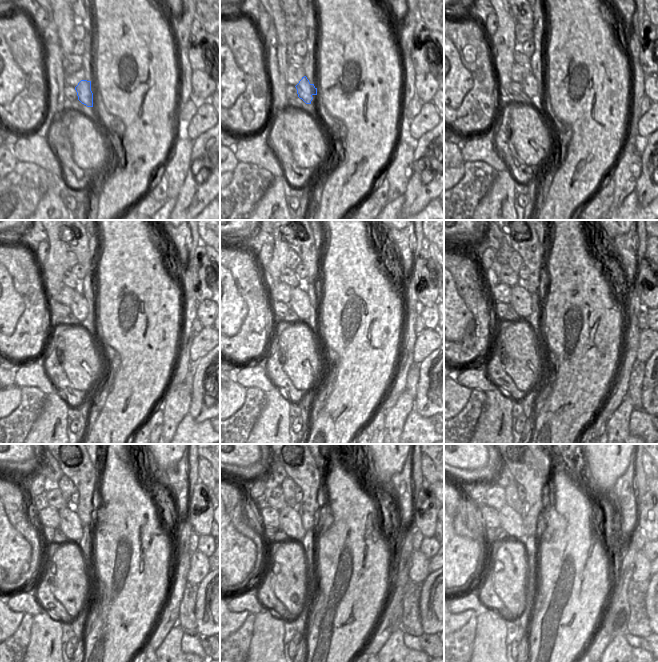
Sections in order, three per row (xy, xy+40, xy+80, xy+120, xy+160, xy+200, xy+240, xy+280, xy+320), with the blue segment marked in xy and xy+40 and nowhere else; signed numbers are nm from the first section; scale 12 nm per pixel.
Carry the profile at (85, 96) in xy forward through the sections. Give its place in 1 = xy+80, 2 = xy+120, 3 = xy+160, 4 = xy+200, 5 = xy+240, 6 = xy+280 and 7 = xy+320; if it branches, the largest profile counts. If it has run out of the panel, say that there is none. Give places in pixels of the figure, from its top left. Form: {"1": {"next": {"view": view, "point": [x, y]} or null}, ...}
{"1": {"next": {"view": "xy+80", "point": [529, 84]}}, "2": {"next": {"view": "xy+120", "point": [79, 307]}}, "3": {"next": {"view": "xy+160", "point": [299, 303]}}, "4": {"next": {"view": "xy+200", "point": [520, 300]}}, "5": {"next": {"view": "xy+240", "point": [69, 523]}}, "6": {"next": {"view": "xy+280", "point": [290, 521]}}, "7": {"next": {"view": "xy+320", "point": [510, 520]}}}

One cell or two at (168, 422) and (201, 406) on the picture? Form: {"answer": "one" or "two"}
{"answer": "two"}

